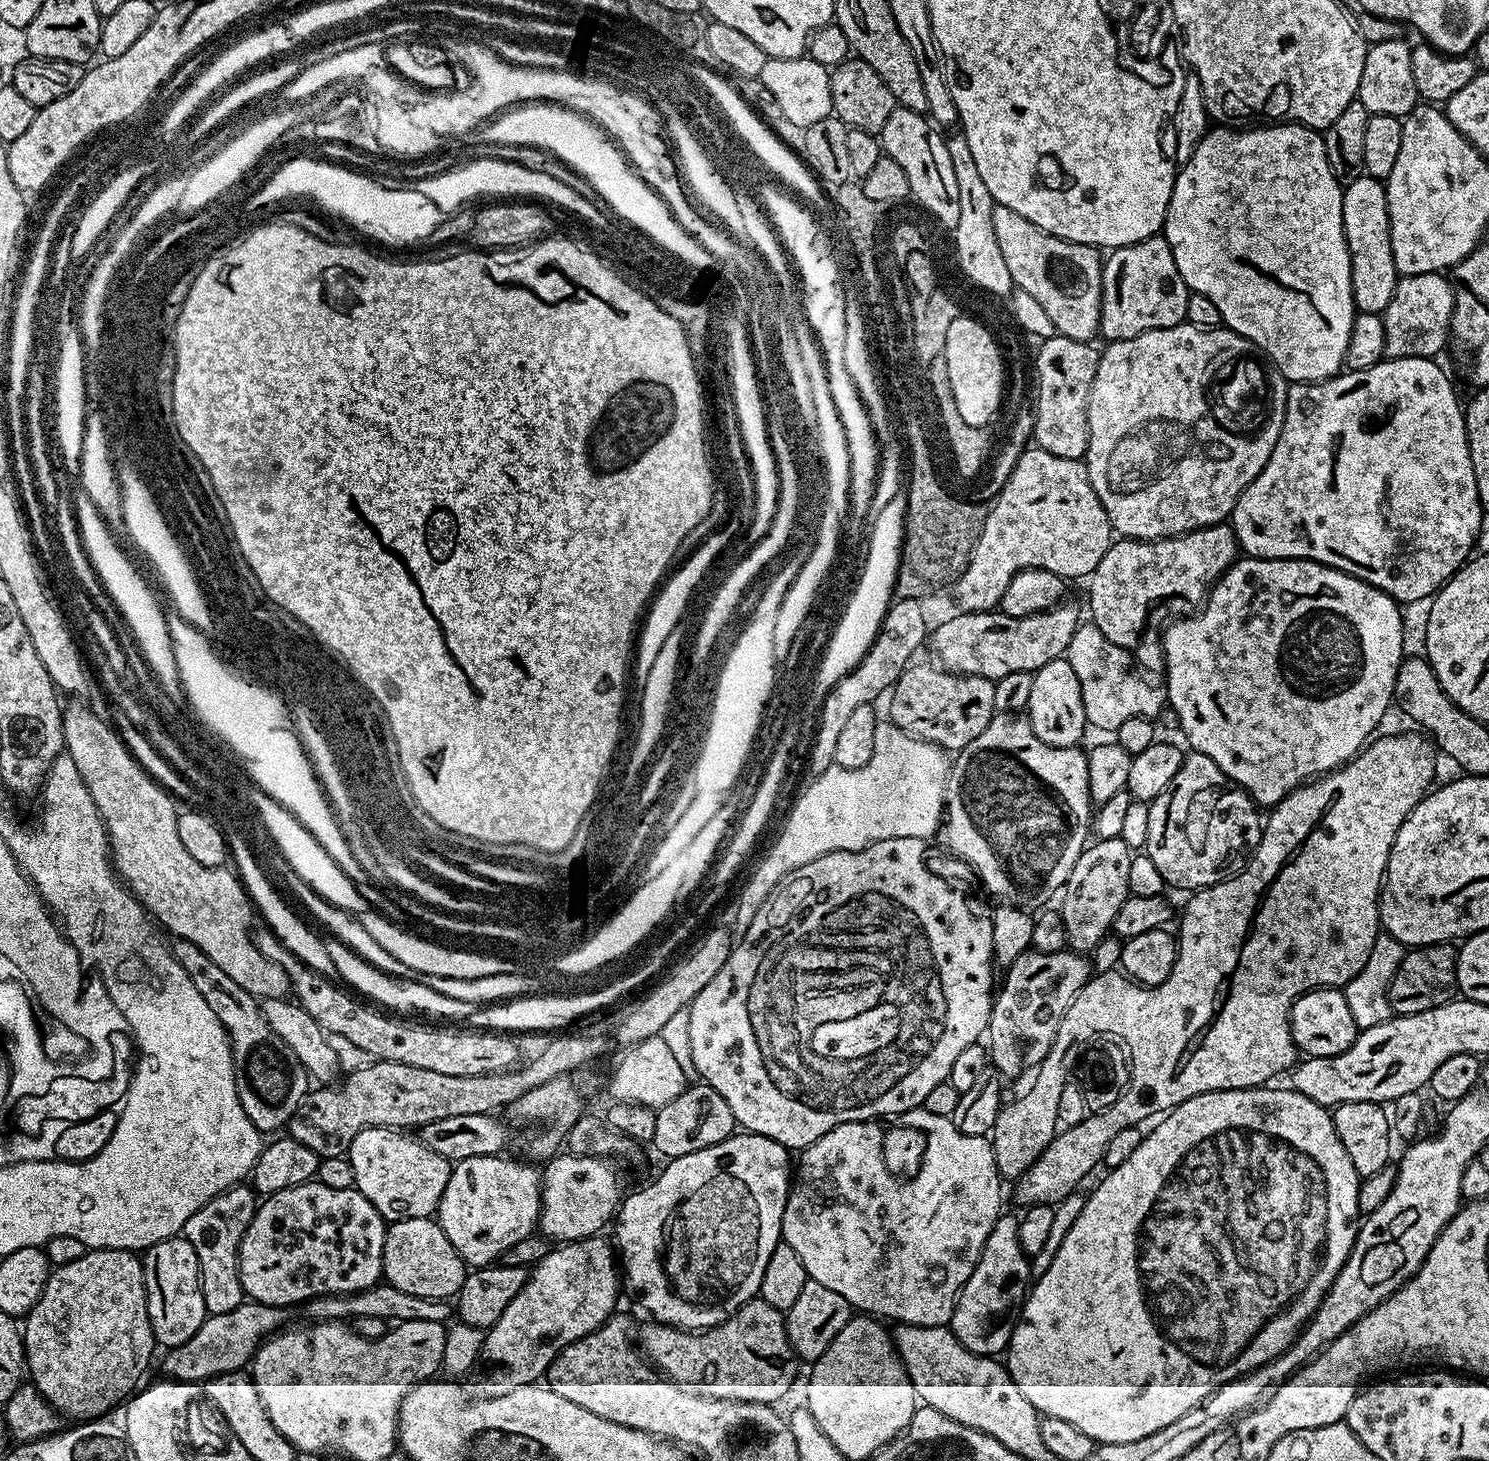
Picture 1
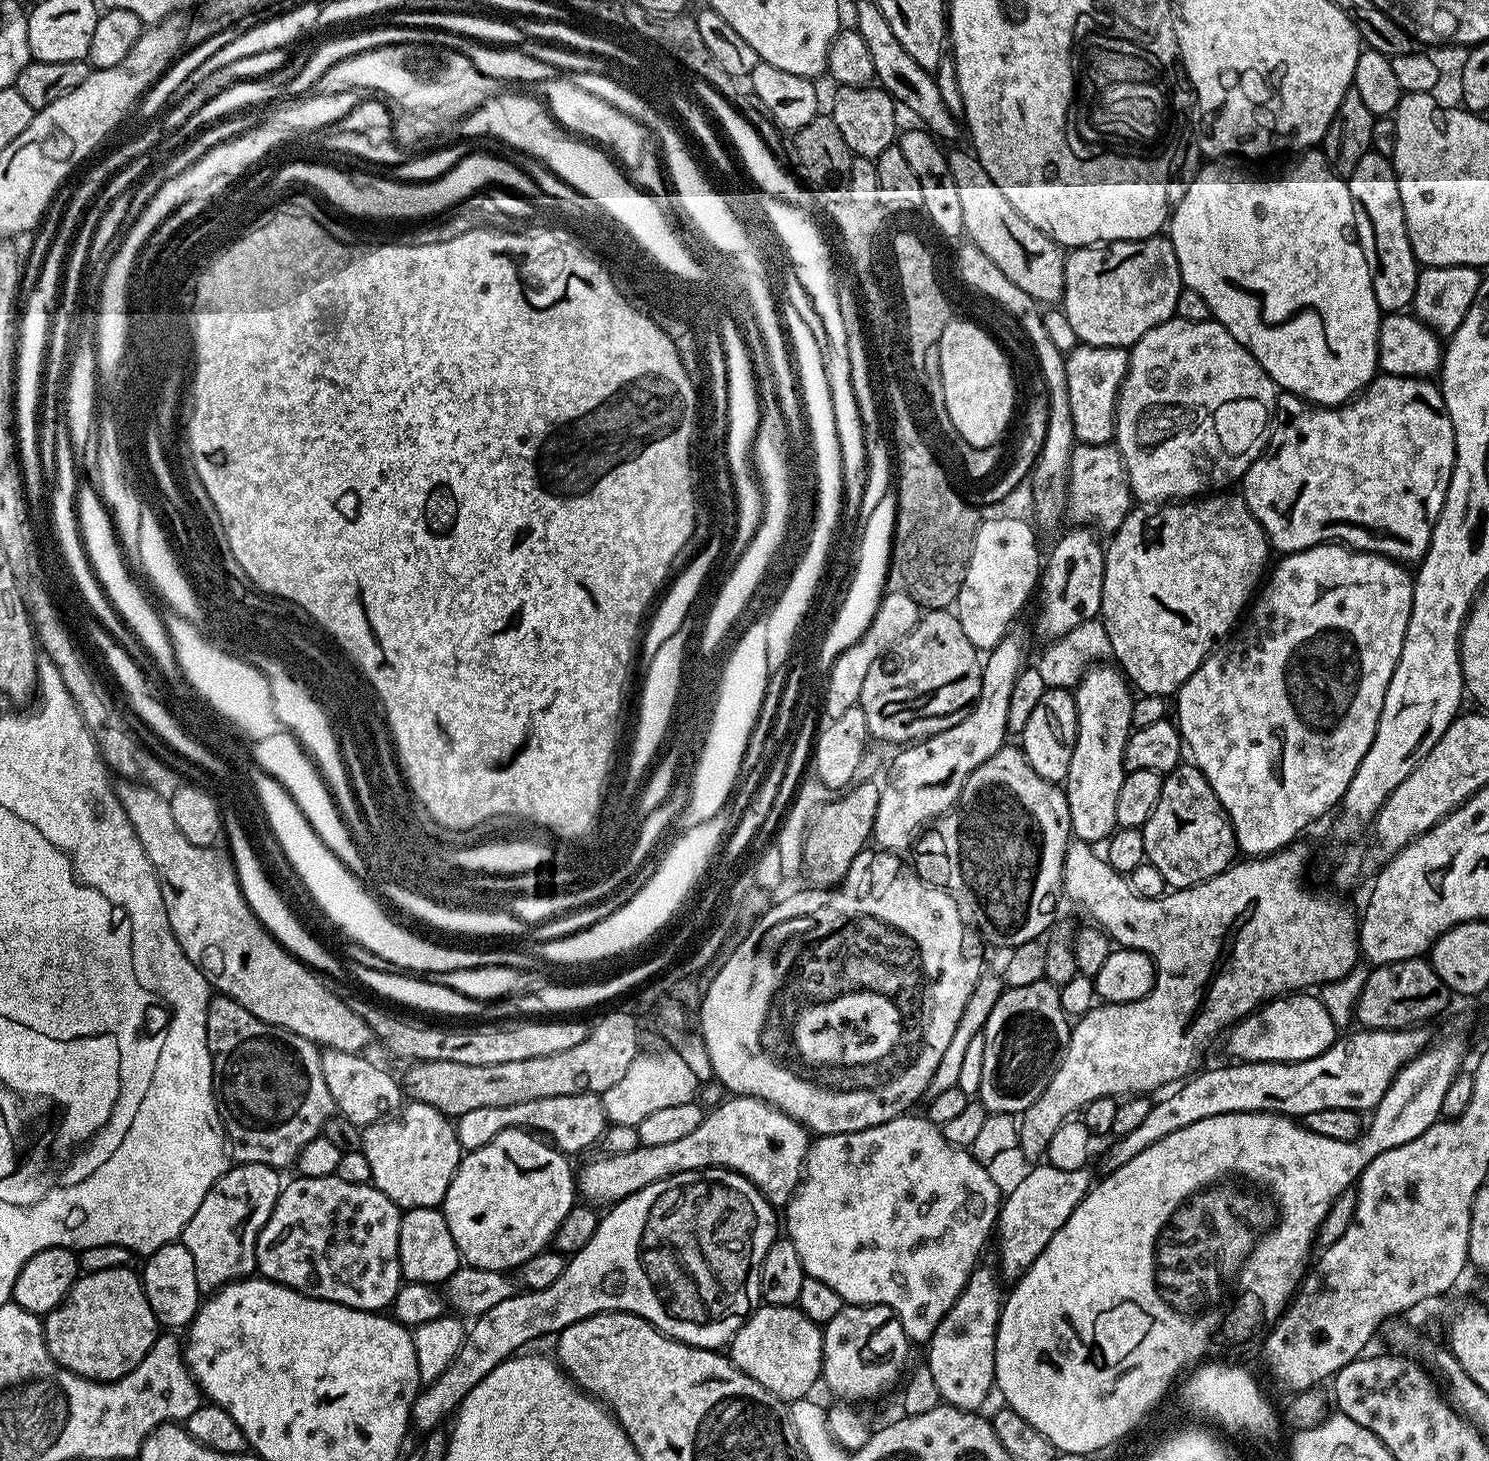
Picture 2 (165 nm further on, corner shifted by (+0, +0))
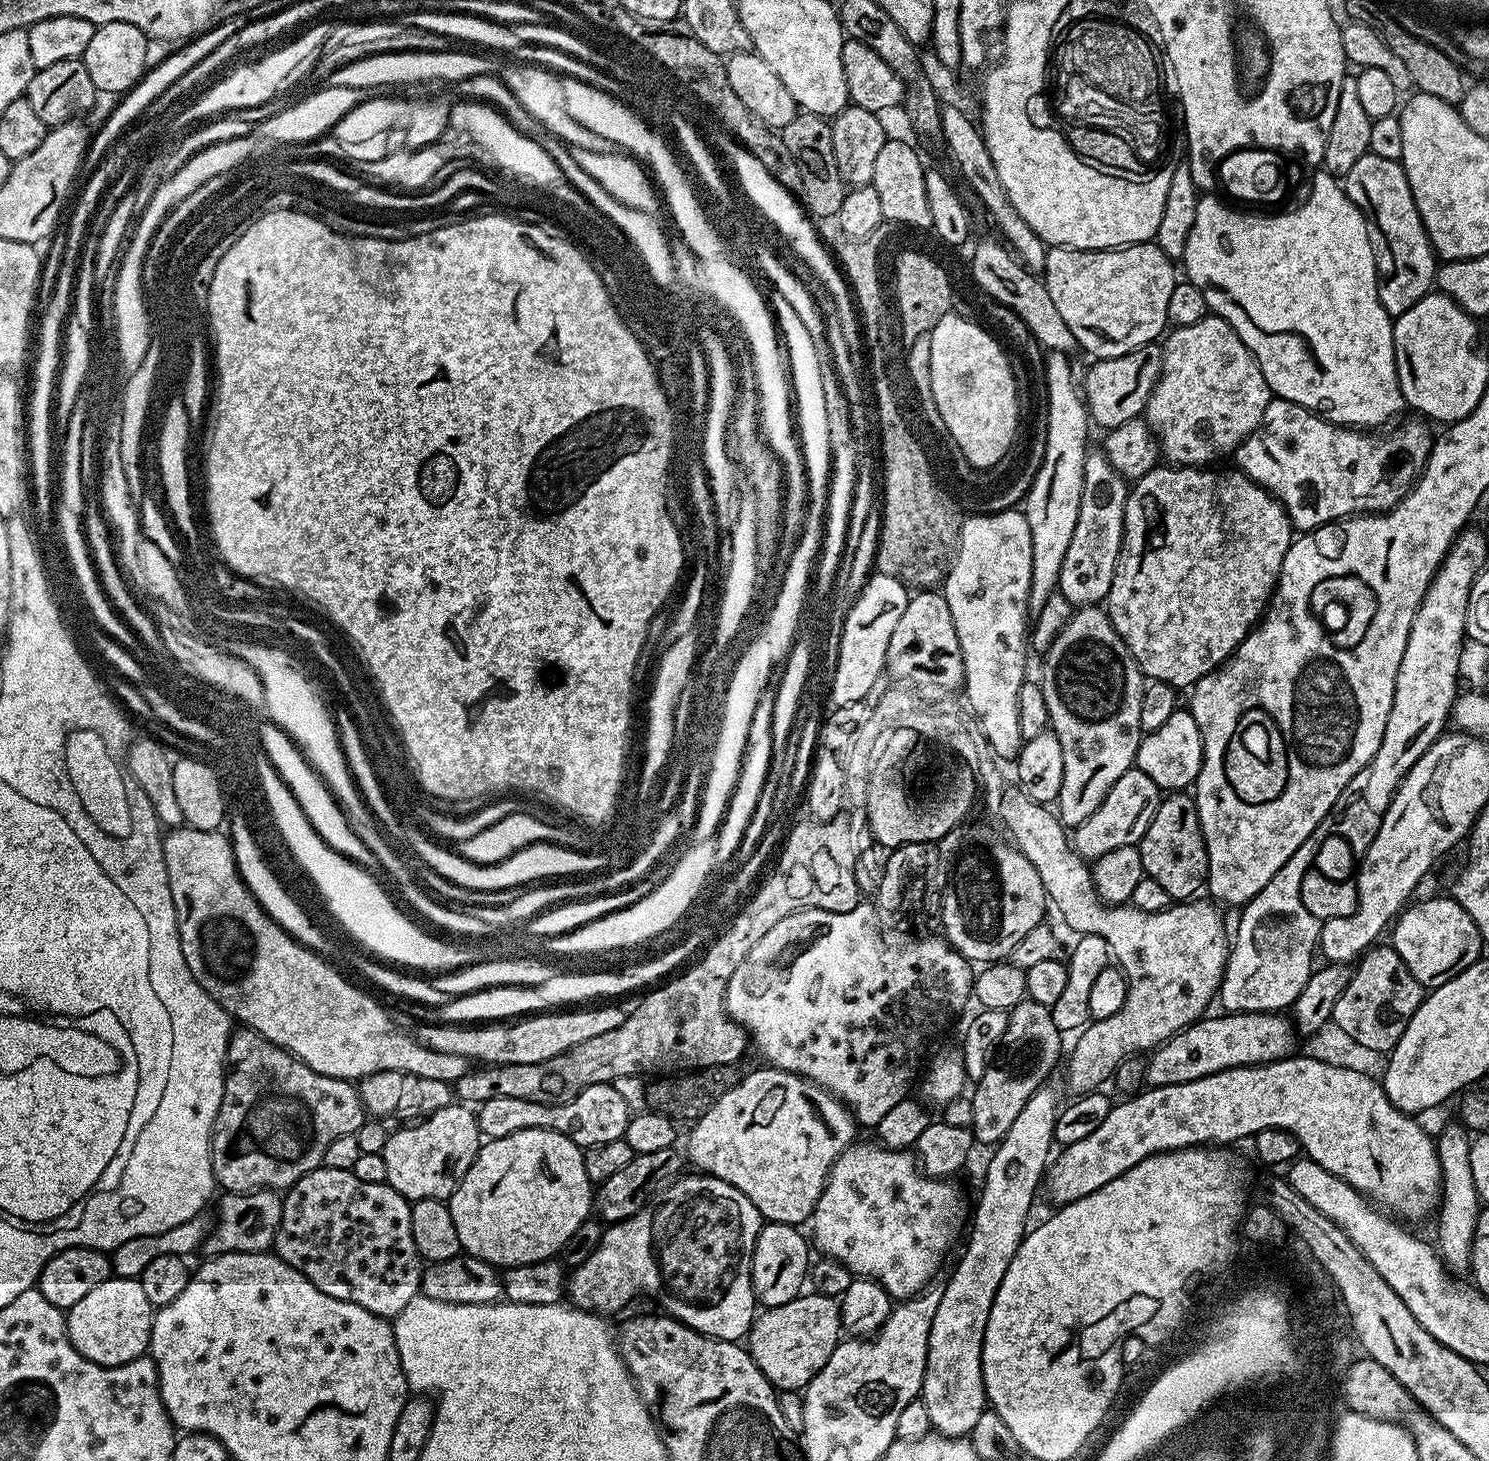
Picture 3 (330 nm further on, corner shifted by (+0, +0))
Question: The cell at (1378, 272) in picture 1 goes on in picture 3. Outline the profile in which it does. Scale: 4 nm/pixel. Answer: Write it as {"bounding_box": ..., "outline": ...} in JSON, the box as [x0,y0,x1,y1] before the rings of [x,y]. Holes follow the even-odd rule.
{"bounding_box":[1346,152,1438,316],"outline":[[[1368,152],[1358,162],[1346,178],[1347,183],[1357,188],[1364,196],[1355,197],[1356,205],[1370,221],[1375,235],[1379,237],[1376,245],[1376,266],[1380,282],[1380,301],[1389,316],[1401,316],[1414,302],[1433,291],[1438,267],[1436,251],[1428,240],[1410,182],[1404,173],[1404,166],[1399,160],[1378,158]]]}

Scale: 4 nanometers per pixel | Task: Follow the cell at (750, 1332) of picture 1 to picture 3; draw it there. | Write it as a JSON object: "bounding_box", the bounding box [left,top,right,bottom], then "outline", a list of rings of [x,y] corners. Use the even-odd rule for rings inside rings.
{"bounding_box":[746,1294,842,1392],"outline":[[[801,1294],[794,1297],[786,1306],[764,1308],[752,1322],[752,1330],[746,1337],[746,1347],[754,1358],[758,1370],[768,1379],[773,1388],[786,1392],[802,1390],[826,1366],[830,1354],[834,1354],[836,1345],[842,1339],[842,1317],[839,1303],[833,1297],[819,1294]]]}

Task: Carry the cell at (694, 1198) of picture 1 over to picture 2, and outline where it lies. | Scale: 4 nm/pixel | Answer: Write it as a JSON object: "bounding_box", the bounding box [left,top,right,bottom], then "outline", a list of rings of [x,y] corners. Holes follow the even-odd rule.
{"bounding_box":[410,1168,778,1434],"outline":[[[703,1168],[693,1172],[679,1172],[670,1178],[662,1178],[658,1182],[630,1194],[626,1199],[619,1200],[617,1204],[611,1205],[605,1212],[608,1213],[605,1216],[603,1213],[599,1217],[590,1242],[586,1242],[586,1246],[582,1246],[582,1250],[571,1253],[570,1259],[564,1265],[564,1273],[552,1285],[546,1286],[546,1290],[538,1290],[537,1292],[517,1291],[515,1296],[506,1298],[506,1302],[498,1302],[498,1306],[486,1310],[486,1314],[475,1317],[471,1321],[472,1328],[470,1324],[455,1358],[449,1362],[446,1370],[442,1370],[442,1374],[437,1380],[427,1381],[417,1394],[416,1400],[412,1404],[412,1419],[410,1421],[411,1427],[415,1431],[416,1428],[420,1431],[420,1434],[437,1431],[441,1427],[440,1423],[444,1419],[447,1421],[455,1413],[461,1402],[466,1398],[466,1394],[470,1394],[470,1390],[474,1390],[474,1386],[478,1386],[478,1382],[482,1382],[482,1378],[486,1378],[486,1374],[490,1374],[490,1370],[494,1370],[509,1356],[517,1355],[521,1350],[527,1349],[524,1347],[531,1340],[536,1340],[539,1336],[546,1335],[547,1332],[559,1334],[566,1326],[591,1316],[597,1316],[600,1312],[629,1312],[635,1316],[640,1316],[646,1322],[654,1325],[660,1332],[665,1332],[666,1335],[671,1336],[672,1339],[681,1340],[683,1344],[692,1344],[695,1348],[720,1350],[731,1345],[736,1336],[736,1331],[748,1321],[754,1309],[761,1303],[760,1271],[762,1270],[762,1258],[766,1258],[766,1250],[770,1250],[770,1246],[778,1238],[776,1216],[772,1213],[775,1211],[767,1198],[740,1172],[732,1172],[728,1168]]]}

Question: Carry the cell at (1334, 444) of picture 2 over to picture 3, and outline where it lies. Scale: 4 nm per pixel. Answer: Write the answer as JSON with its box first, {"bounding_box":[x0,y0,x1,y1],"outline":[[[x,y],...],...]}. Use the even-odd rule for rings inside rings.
{"bounding_box":[1235,398,1434,534],"outline":[[[1273,398],[1262,414],[1260,425],[1236,447],[1235,467],[1279,500],[1293,529],[1300,534],[1312,532],[1324,524],[1347,520],[1349,516],[1383,514],[1396,507],[1400,499],[1412,491],[1417,478],[1424,473],[1432,449],[1434,436],[1433,433],[1428,433],[1429,425],[1423,419],[1412,419],[1416,420],[1386,433],[1385,436],[1376,436],[1380,434],[1372,430],[1331,424],[1309,408],[1303,408],[1289,400]]]}

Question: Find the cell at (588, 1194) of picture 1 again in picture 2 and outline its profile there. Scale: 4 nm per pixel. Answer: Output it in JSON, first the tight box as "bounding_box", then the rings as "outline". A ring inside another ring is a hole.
{"bounding_box":[578,1096,810,1206],"outline":[[[732,1096],[723,1104],[717,1104],[705,1115],[704,1121],[690,1134],[678,1138],[675,1142],[665,1142],[662,1146],[643,1146],[630,1150],[630,1154],[617,1156],[601,1155],[601,1160],[592,1160],[578,1172],[578,1192],[587,1203],[593,1206],[611,1206],[624,1200],[630,1194],[658,1182],[662,1178],[670,1178],[679,1172],[693,1172],[703,1168],[728,1168],[732,1172],[740,1172],[773,1206],[787,1206],[792,1201],[804,1175],[804,1161],[808,1159],[810,1133],[803,1124],[790,1118],[785,1112],[779,1112],[773,1104],[759,1100],[753,1096]]]}

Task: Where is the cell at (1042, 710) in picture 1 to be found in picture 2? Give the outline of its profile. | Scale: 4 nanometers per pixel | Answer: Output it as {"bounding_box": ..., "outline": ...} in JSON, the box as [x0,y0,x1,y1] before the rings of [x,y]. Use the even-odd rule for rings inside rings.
{"bounding_box":[1018,688,1078,782],"outline":[[[1045,688],[1038,706],[1034,706],[1030,714],[1030,722],[1026,722],[1023,732],[1019,733],[1018,740],[1022,745],[1025,758],[1034,766],[1034,774],[1053,782],[1063,782],[1068,778],[1070,770],[1070,754],[1074,754],[1074,742],[1078,734],[1078,714],[1076,713],[1075,695],[1067,688]]]}

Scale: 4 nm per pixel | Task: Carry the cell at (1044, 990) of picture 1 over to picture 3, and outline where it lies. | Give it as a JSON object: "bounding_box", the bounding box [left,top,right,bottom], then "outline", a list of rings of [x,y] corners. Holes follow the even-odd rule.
{"bounding_box":[971,998,1062,1146],"outline":[[[1025,998],[1018,1007],[1008,1012],[1006,1034],[996,1047],[996,1055],[988,1064],[986,1074],[975,1081],[976,1092],[971,1093],[974,1106],[972,1135],[989,1146],[999,1144],[1000,1139],[1010,1130],[1014,1118],[1022,1111],[1022,1106],[1030,1100],[1030,1094],[1038,1090],[1041,1084],[1049,1079],[1052,1067],[1060,1056],[1060,1039],[1062,1033],[1054,1026],[1051,1010],[1038,1002]]]}

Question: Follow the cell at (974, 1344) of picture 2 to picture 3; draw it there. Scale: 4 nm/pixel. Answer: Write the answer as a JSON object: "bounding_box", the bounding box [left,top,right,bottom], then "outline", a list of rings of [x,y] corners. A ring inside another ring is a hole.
{"bounding_box":[922,1082,1061,1437],"outline":[[[1052,1082],[1041,1084],[1038,1090],[1034,1090],[1034,1094],[1030,1094],[1030,1100],[1026,1102],[1026,1106],[1022,1106],[1022,1111],[1018,1113],[1018,1118],[1014,1118],[1010,1130],[1006,1130],[999,1144],[995,1145],[993,1152],[996,1153],[988,1160],[984,1185],[981,1186],[980,1197],[976,1200],[976,1209],[973,1212],[971,1209],[970,1212],[972,1229],[968,1232],[968,1245],[965,1246],[948,1284],[943,1285],[944,1293],[930,1326],[922,1399],[926,1414],[930,1414],[932,1427],[939,1435],[967,1437],[974,1430],[978,1418],[982,1418],[986,1411],[988,1395],[982,1378],[982,1342],[986,1334],[986,1322],[990,1318],[990,1306],[994,1306],[994,1294],[998,1294],[998,1286],[1002,1286],[1002,1278],[1006,1278],[1006,1269],[1010,1262],[1014,1262],[1014,1254],[1018,1254],[1018,1246],[1029,1231],[1028,1215],[1032,1212],[1036,1191],[1041,1191],[1044,1174],[1054,1152],[1056,1119],[1061,1107],[1059,1090]]]}

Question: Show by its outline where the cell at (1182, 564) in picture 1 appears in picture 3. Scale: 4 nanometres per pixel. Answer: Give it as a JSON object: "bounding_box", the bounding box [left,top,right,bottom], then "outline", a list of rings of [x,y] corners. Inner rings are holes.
{"bounding_box":[1106,466,1294,690],"outline":[[[1157,466],[1148,471],[1141,480],[1135,481],[1135,483],[1131,485],[1128,501],[1126,502],[1126,510],[1124,511],[1124,541],[1120,547],[1120,557],[1116,563],[1116,569],[1114,570],[1114,582],[1110,586],[1110,594],[1106,601],[1106,611],[1110,618],[1110,622],[1114,626],[1114,630],[1122,638],[1122,642],[1126,642],[1126,646],[1130,650],[1134,662],[1138,662],[1140,671],[1144,673],[1149,681],[1160,680],[1163,684],[1168,684],[1170,687],[1177,690],[1183,690],[1183,688],[1184,690],[1191,689],[1192,685],[1196,684],[1203,676],[1219,668],[1220,665],[1231,656],[1232,651],[1248,637],[1249,632],[1252,631],[1254,625],[1261,619],[1262,613],[1267,609],[1269,600],[1272,599],[1272,594],[1275,592],[1276,585],[1280,579],[1280,571],[1282,570],[1282,562],[1286,558],[1286,550],[1292,545],[1294,539],[1294,529],[1290,522],[1290,518],[1286,514],[1286,510],[1281,506],[1279,500],[1277,500],[1272,493],[1267,492],[1260,484],[1255,484],[1249,476],[1244,475],[1244,473],[1239,470],[1231,470],[1232,472],[1212,471],[1216,470],[1209,470],[1204,466],[1195,468],[1185,468],[1183,466]]]}

